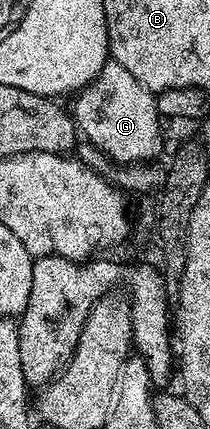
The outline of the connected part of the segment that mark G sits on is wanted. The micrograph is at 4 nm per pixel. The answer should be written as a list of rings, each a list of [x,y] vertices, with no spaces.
[[[117,59],[106,60],[99,74],[76,94],[74,122],[78,130],[119,165],[151,161],[163,147],[156,94],[146,89]]]

